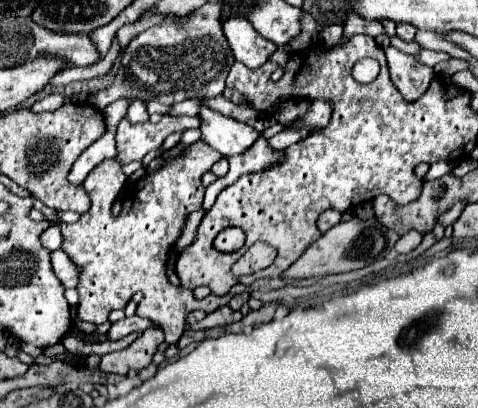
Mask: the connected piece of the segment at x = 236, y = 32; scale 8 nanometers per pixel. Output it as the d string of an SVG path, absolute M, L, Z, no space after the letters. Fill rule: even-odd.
M234 17L232 21L224 21L224 35L234 51L234 57L250 69L264 65L276 51L276 45L264 39L248 19Z

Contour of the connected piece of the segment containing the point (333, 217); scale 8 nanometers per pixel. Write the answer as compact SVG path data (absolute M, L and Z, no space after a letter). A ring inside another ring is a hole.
M328 209L328 211L324 211L324 213L320 215L320 219L318 219L318 229L320 229L322 233L326 233L330 227L334 227L336 223L340 223L340 219L342 219L342 213L338 213L338 211L334 211L334 209Z

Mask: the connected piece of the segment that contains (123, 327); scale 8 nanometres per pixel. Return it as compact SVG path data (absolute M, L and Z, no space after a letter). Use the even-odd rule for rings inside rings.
M138 315L126 317L126 319L122 319L122 321L112 323L112 327L110 327L110 331L108 331L108 339L114 339L114 341L116 341L116 339L122 339L122 337L134 333L134 331L146 331L148 327L158 327L158 325L156 325L154 321L142 319L142 317L138 317Z

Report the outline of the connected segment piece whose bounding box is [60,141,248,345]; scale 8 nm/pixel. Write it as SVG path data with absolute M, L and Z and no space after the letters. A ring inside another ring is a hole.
M204 141L190 145L186 153L166 159L158 171L146 173L141 179L139 191L123 201L122 213L118 217L112 215L112 205L124 187L126 177L120 169L120 163L106 159L90 171L84 181L84 189L92 199L90 211L84 213L78 223L60 223L64 235L62 249L80 269L80 283L76 289L80 295L78 317L82 321L104 323L108 321L110 311L124 309L134 293L150 293L154 295L154 321L164 327L165 341L172 345L178 343L186 325L186 315L190 311L202 309L206 313L212 313L227 306L236 293L248 291L247 286L238 283L230 289L228 295L218 297L211 293L204 301L198 301L190 289L176 287L166 277L168 251L182 235L184 223L190 215L188 207L192 207L192 211L198 211L202 207L206 189L202 185L202 175L208 173L216 161L216 151Z

